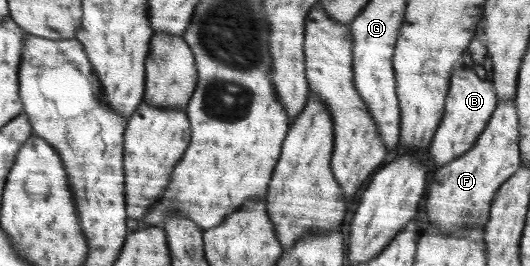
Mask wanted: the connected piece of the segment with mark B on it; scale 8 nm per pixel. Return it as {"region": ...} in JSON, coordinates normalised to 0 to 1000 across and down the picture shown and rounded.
{"region":[[[874,248],[851,286],[853,361],[845,361],[845,436],[836,436],[838,466],[828,470],[823,526],[815,526],[808,564],[808,579],[815,586],[815,632],[834,628],[868,594],[868,583],[881,579],[917,489],[940,406],[942,357],[934,350],[930,312],[917,293],[902,293],[894,278],[898,259]]]}

